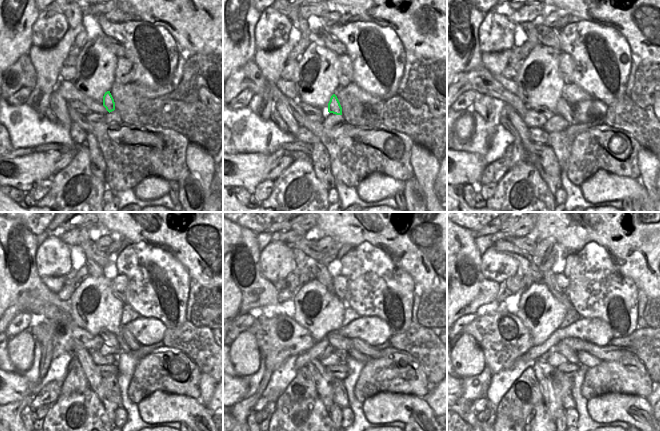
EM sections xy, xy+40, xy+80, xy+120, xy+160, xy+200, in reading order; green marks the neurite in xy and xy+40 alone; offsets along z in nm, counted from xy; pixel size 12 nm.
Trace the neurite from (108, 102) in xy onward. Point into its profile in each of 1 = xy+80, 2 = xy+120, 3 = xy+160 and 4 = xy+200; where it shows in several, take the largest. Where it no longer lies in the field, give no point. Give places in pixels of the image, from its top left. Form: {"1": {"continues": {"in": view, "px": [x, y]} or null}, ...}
{"1": {"continues": {"in": "xy+80", "px": [563, 108]}}, "2": {"continues": {"in": "xy+120", "px": [127, 342]}}, "3": {"continues": {"in": "xy+160", "px": [362, 352]}}, "4": {"continues": {"in": "xy+200", "px": [593, 355]}}}

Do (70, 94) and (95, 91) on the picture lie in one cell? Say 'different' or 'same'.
different

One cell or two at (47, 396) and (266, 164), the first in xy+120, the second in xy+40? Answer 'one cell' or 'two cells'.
two cells

